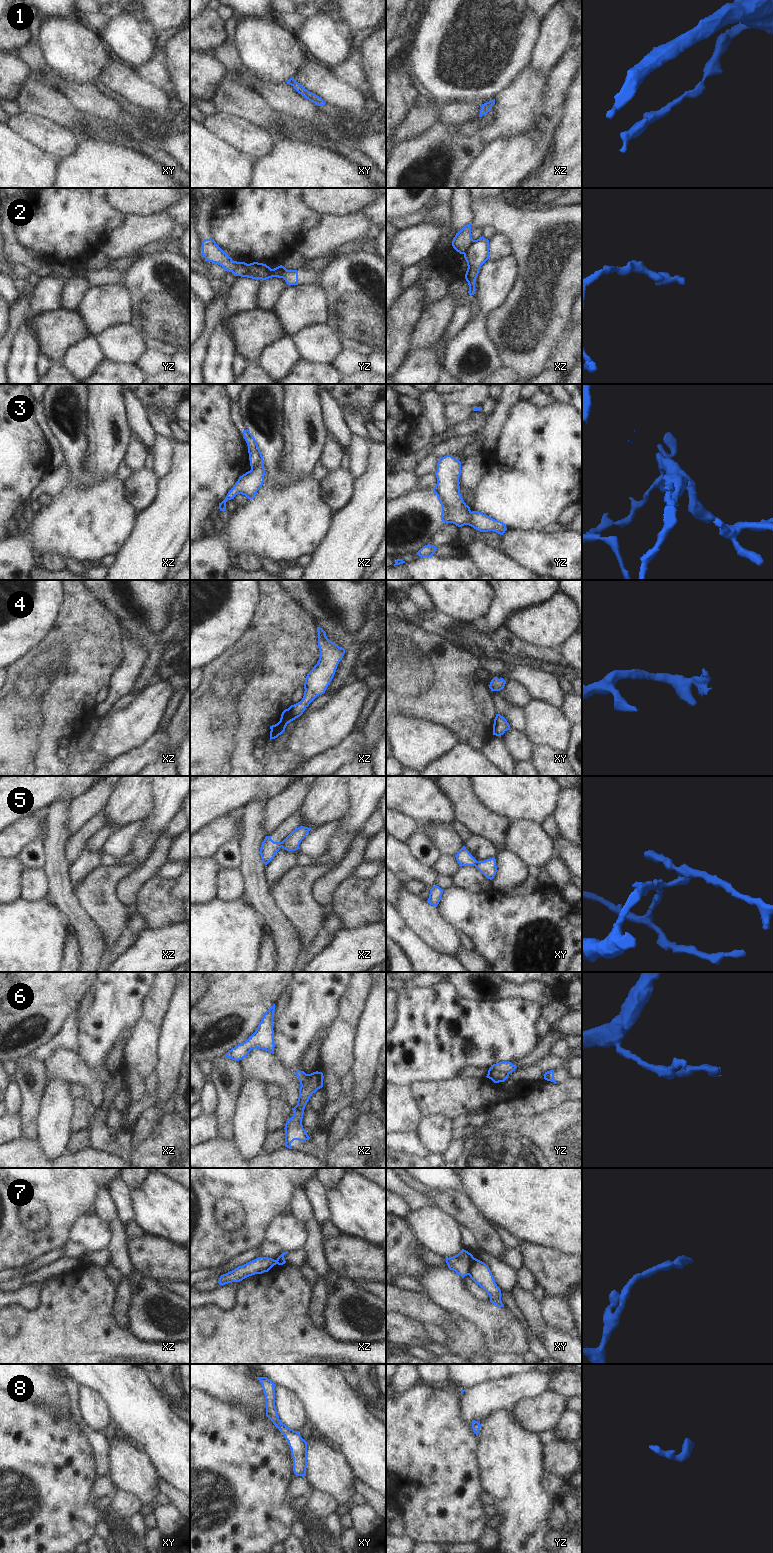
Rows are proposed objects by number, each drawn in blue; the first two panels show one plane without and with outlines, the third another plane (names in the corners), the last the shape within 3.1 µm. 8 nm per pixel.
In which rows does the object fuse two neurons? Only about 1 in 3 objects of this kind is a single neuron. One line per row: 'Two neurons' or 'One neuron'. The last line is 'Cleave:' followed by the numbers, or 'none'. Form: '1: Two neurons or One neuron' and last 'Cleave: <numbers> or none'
1: One neuron
2: Two neurons
3: Two neurons
4: One neuron
5: Two neurons
6: Two neurons
7: Two neurons
8: One neuron
Cleave: 2, 3, 5, 6, 7.

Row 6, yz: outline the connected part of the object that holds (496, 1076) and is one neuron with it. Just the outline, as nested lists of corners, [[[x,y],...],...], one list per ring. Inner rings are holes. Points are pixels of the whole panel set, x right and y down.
[[[499,1071],[488,1072],[487,1078],[491,1079],[494,1083],[504,1082],[509,1074]]]

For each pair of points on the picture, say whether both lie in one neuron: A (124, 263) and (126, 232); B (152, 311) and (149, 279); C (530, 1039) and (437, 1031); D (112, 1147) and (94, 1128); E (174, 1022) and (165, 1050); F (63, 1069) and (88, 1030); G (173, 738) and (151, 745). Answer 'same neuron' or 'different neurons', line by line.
A: different neurons
B: same neuron
C: same neuron
D: same neuron
E: same neuron
F: different neurons
G: different neurons

